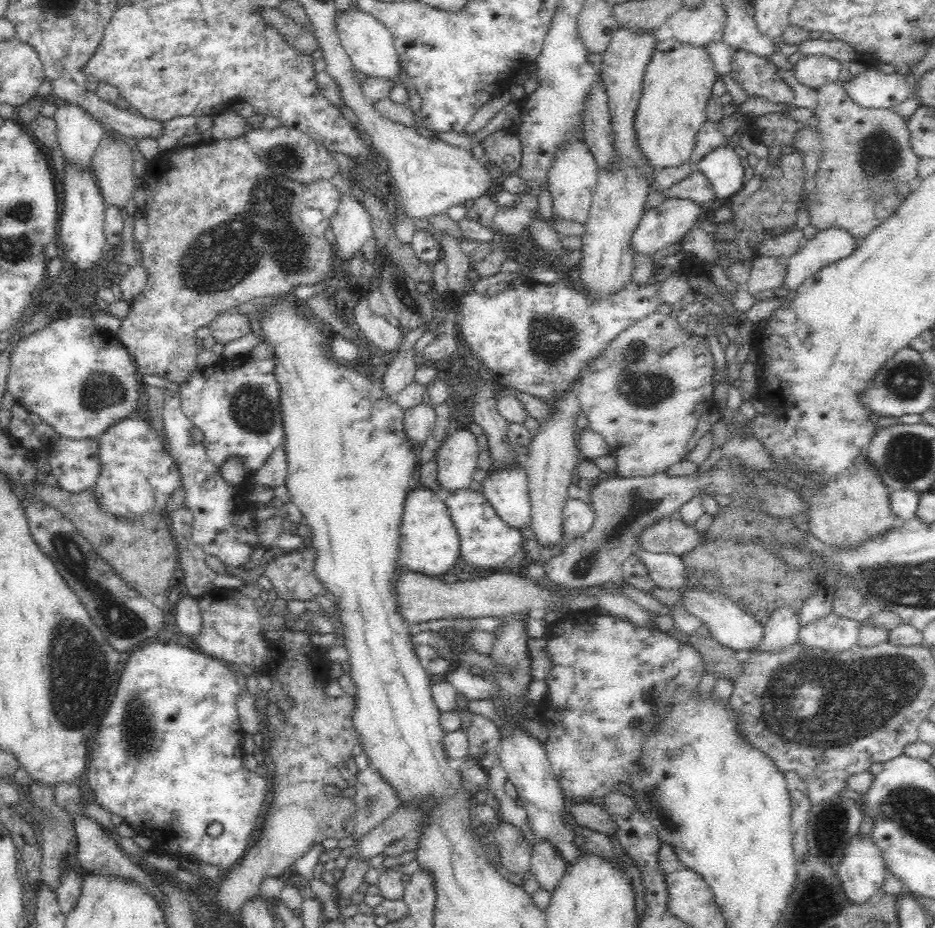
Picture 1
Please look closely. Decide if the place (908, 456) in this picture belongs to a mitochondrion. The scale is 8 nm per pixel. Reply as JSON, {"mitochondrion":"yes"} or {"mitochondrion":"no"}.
{"mitochondrion":"yes"}

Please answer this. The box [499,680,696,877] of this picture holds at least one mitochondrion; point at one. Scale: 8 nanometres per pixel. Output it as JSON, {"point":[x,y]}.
{"point":[647,795]}

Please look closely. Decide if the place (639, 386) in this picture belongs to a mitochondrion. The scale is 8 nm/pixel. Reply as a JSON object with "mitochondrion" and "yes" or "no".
{"mitochondrion":"yes"}

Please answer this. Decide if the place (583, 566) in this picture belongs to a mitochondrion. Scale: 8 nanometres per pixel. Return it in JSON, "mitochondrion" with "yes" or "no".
{"mitochondrion":"yes"}

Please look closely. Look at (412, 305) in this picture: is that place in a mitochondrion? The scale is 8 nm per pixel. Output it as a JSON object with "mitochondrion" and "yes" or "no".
{"mitochondrion":"yes"}

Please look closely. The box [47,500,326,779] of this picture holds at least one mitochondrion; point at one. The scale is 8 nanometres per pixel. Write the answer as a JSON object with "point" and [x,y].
{"point":[123,622]}

